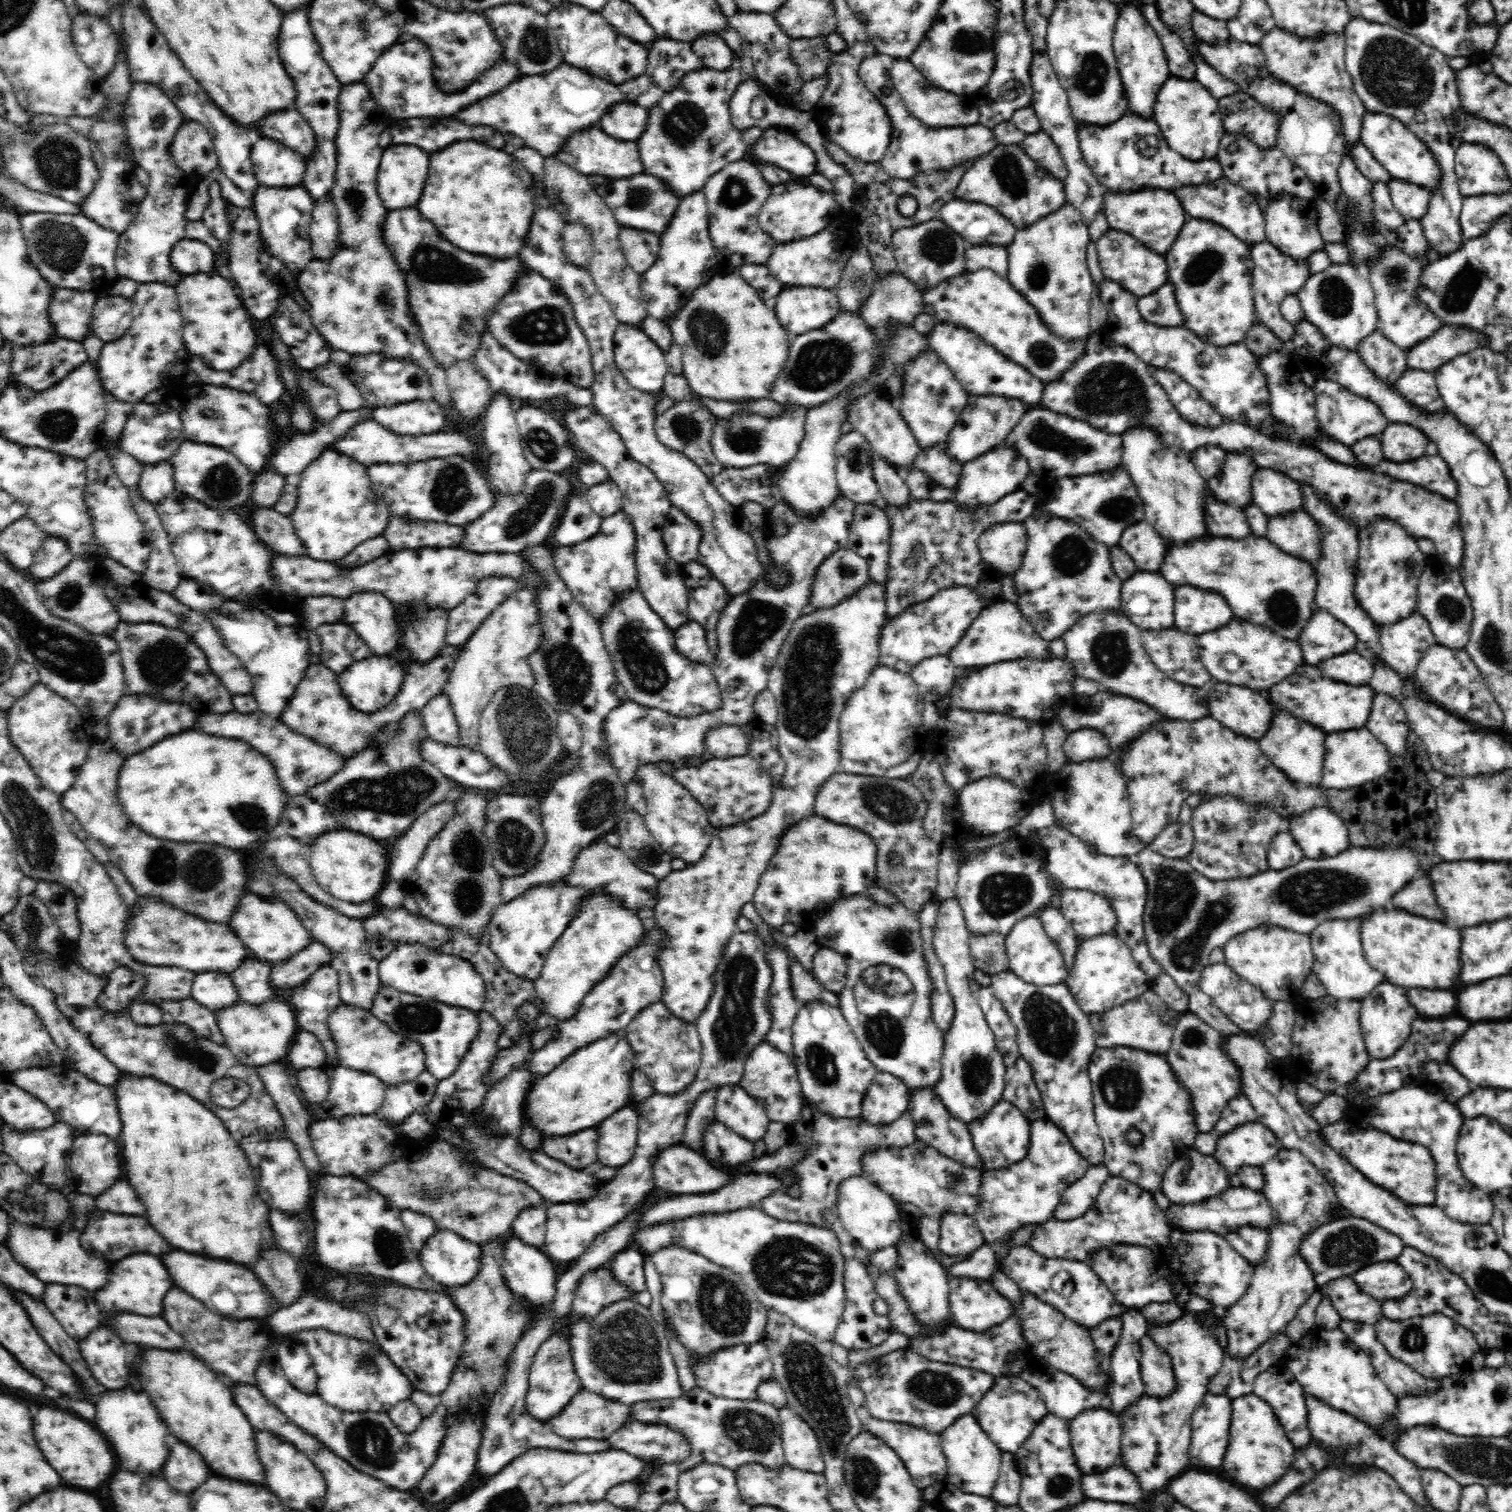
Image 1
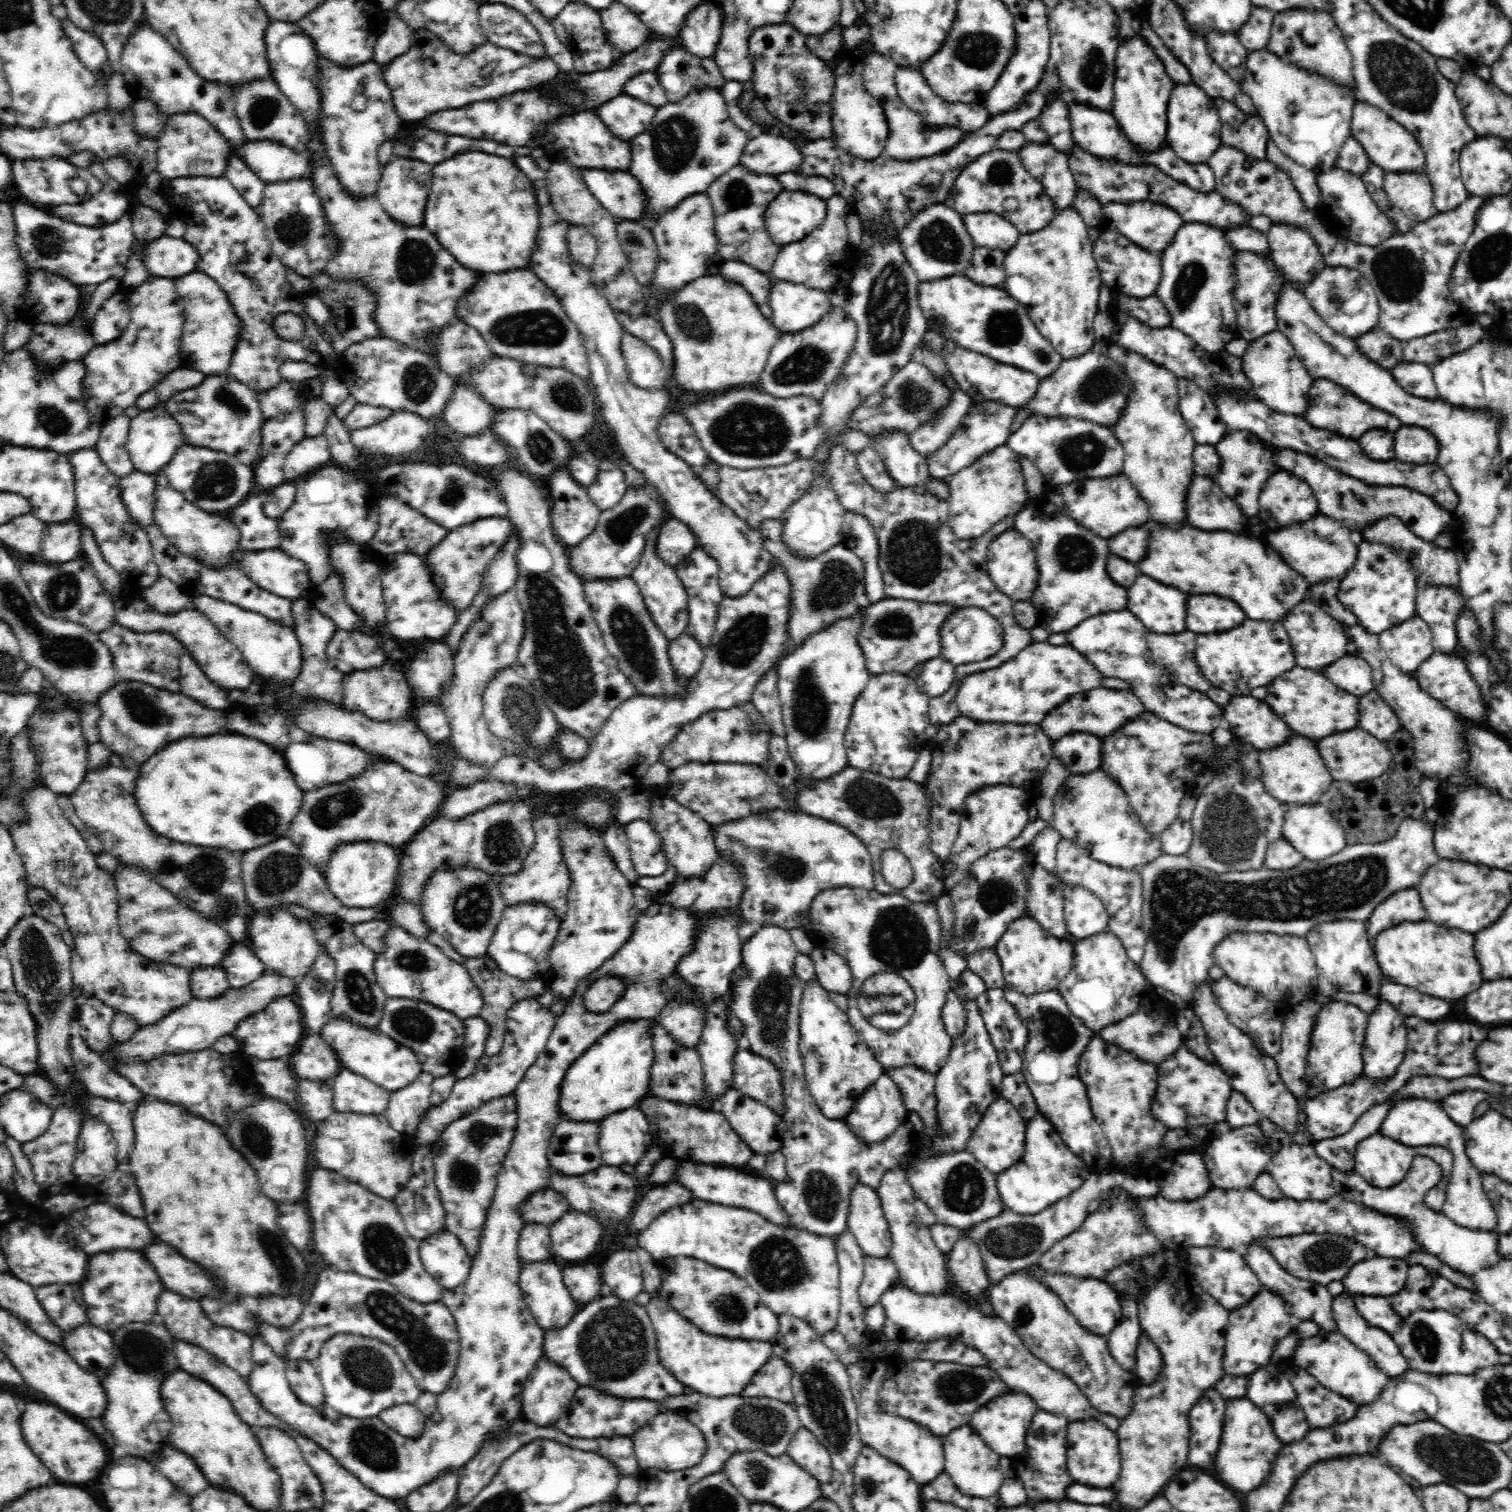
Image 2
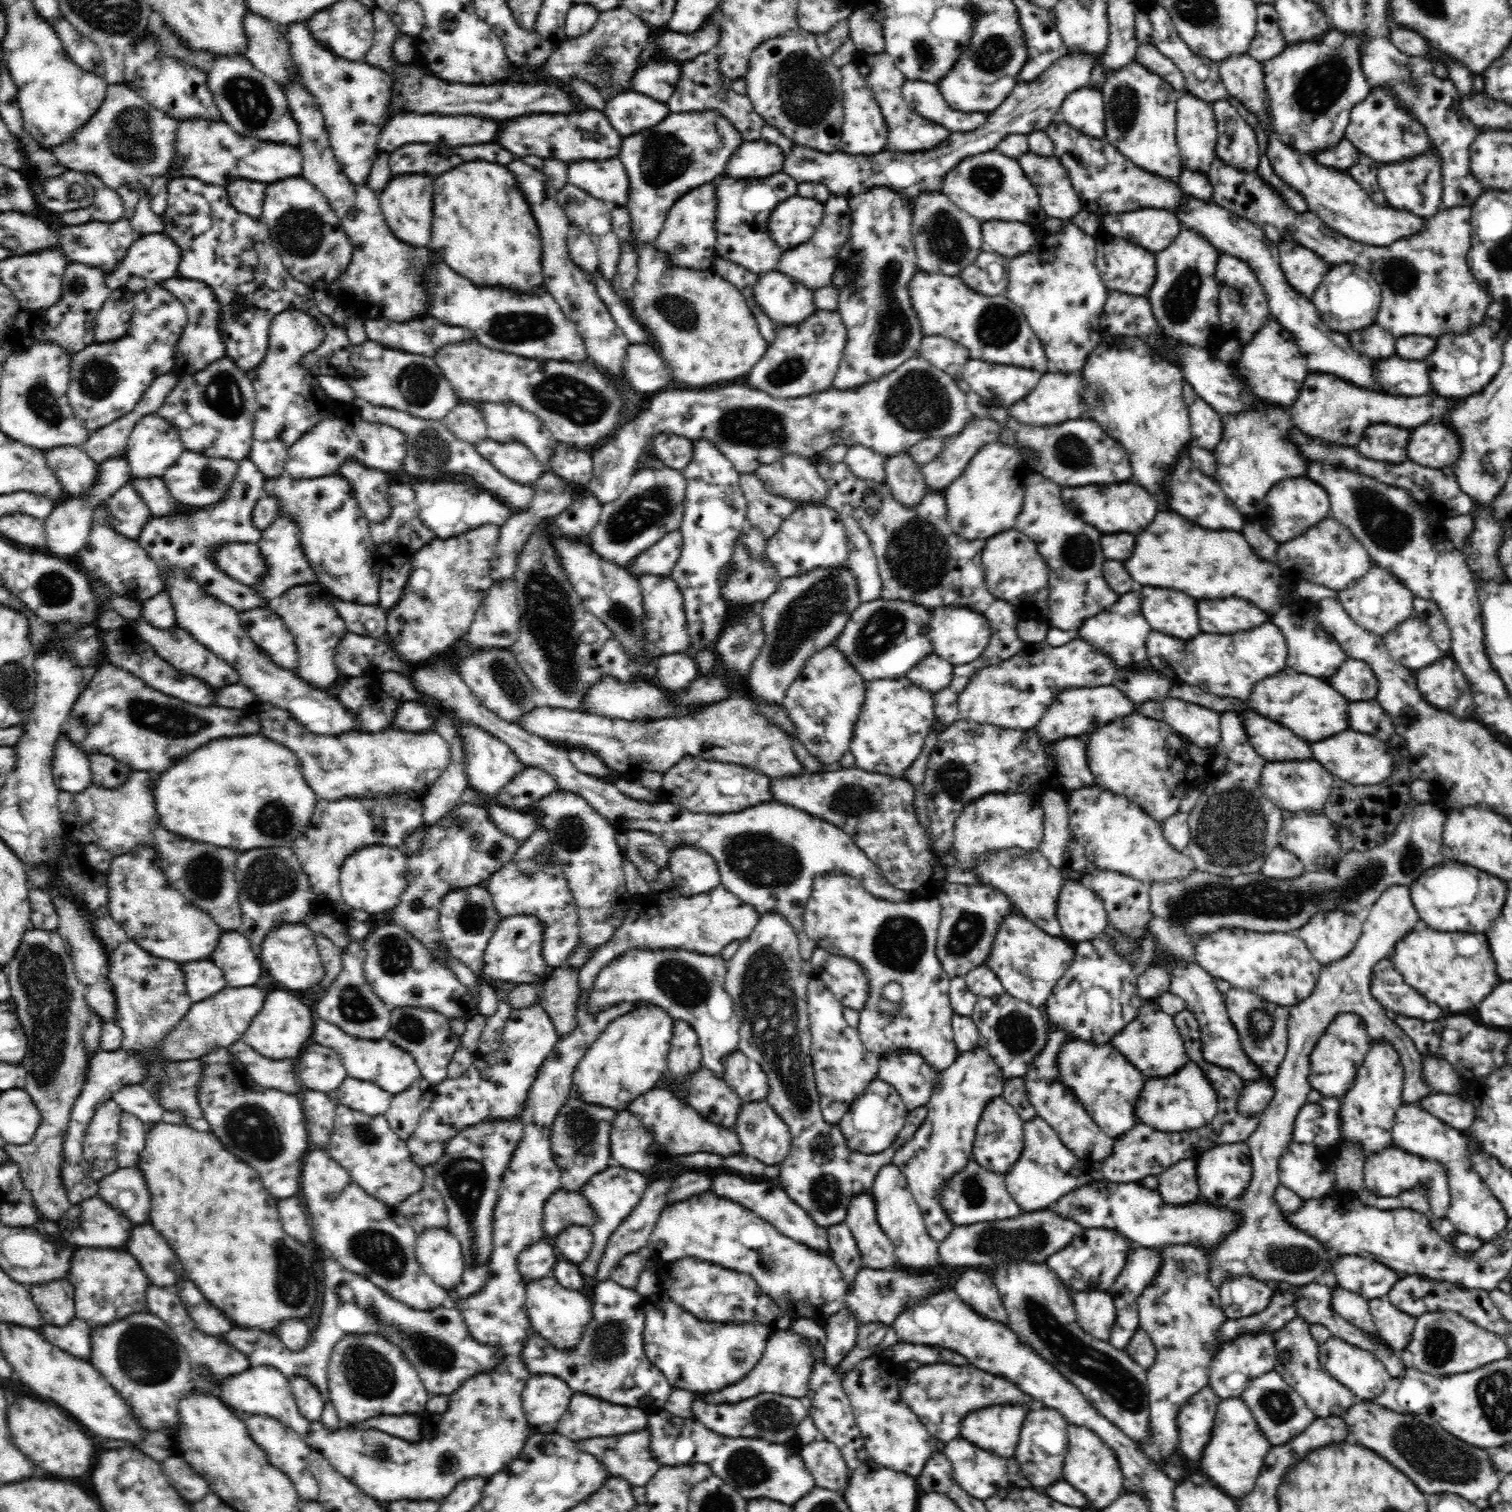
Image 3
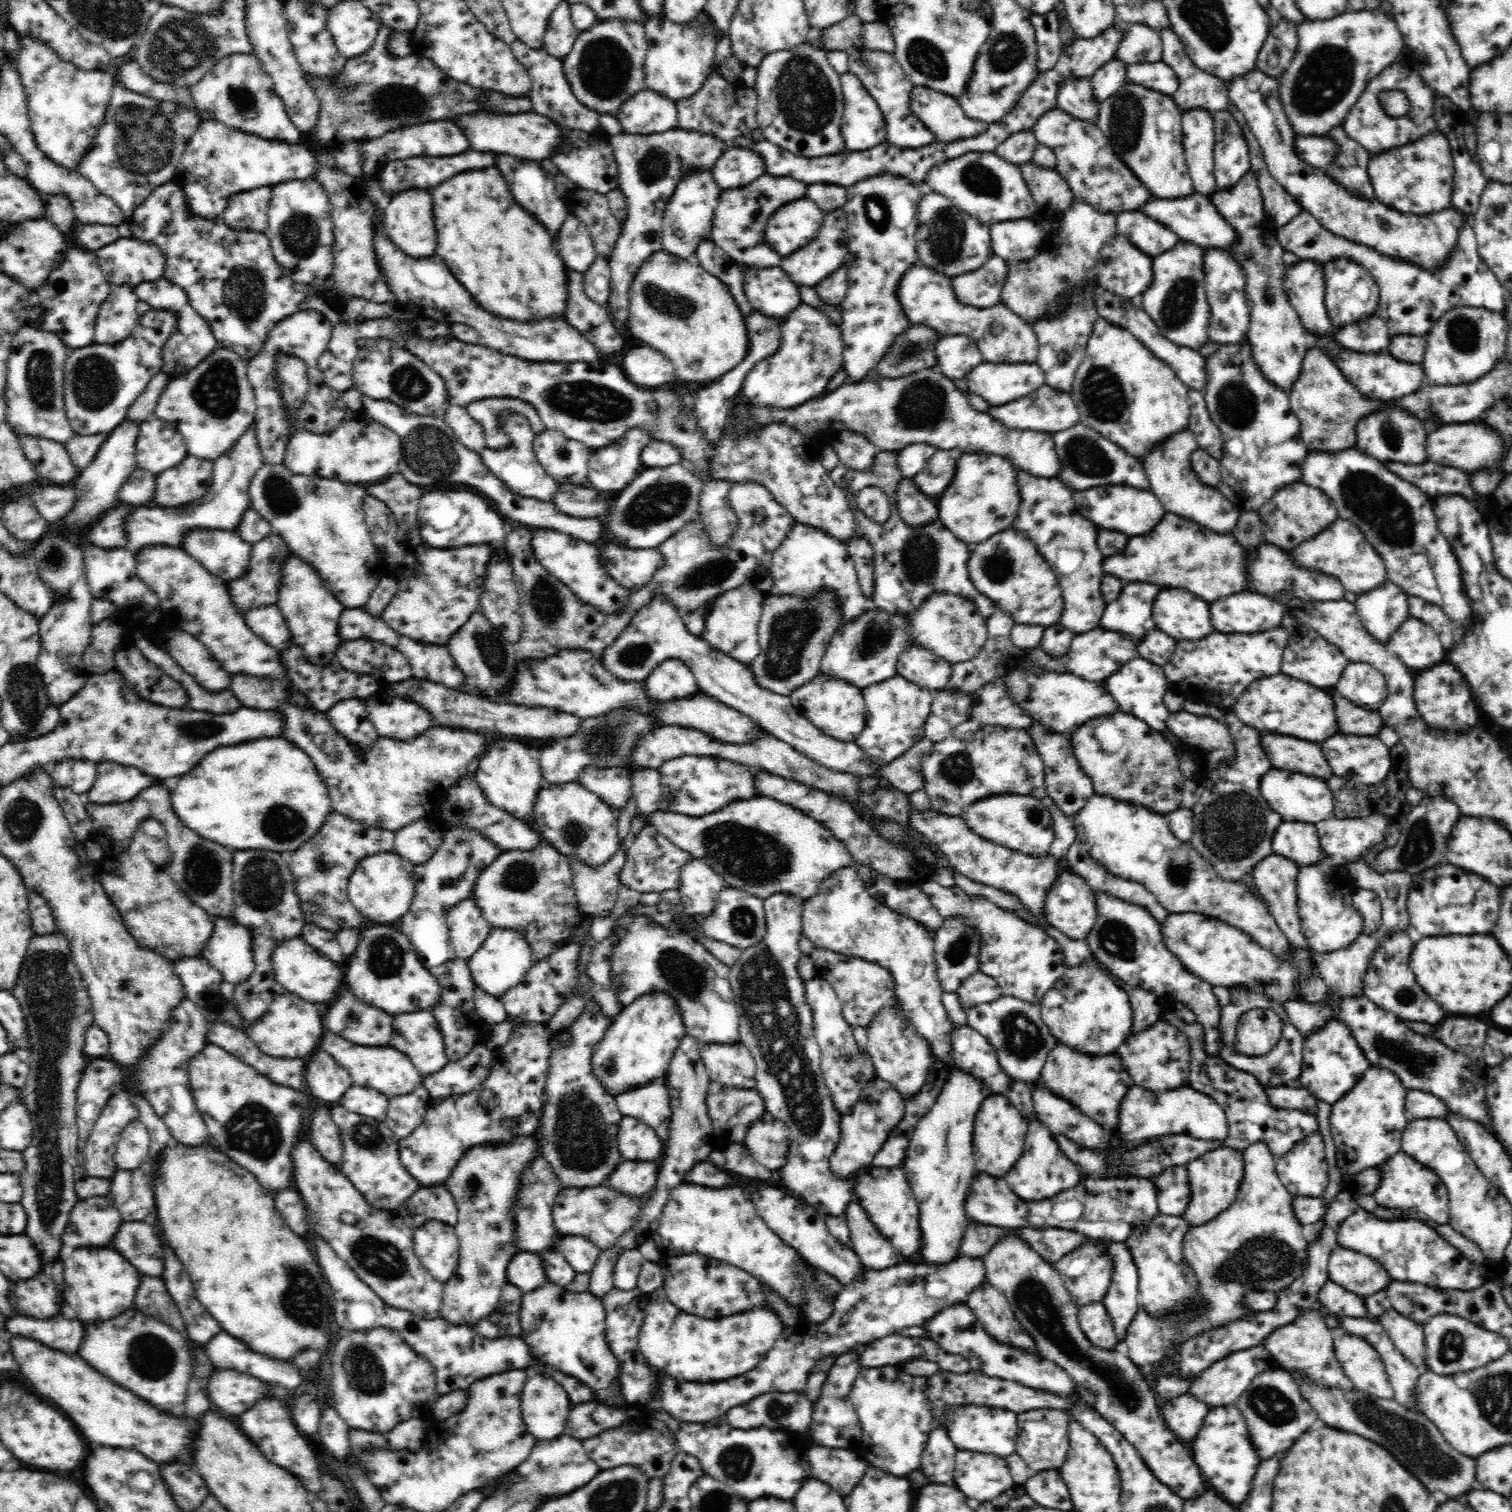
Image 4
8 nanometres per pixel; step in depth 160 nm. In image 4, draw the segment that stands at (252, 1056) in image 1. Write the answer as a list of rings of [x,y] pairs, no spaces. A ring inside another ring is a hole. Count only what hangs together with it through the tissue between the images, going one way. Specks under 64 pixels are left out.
[[[296,994],[281,995],[274,998],[266,1014],[254,1021],[245,1031],[265,1054],[279,1058],[302,1059],[310,1052],[314,1052],[314,1048],[318,1046],[318,1042],[324,1034],[322,1016],[320,1016],[318,1008],[322,1007],[310,1004],[302,998],[298,998]]]

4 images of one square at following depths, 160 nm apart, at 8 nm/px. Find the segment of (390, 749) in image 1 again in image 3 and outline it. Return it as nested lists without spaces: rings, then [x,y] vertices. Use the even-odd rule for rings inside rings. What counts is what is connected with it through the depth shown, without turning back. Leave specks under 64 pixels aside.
[[[406,793],[395,799],[340,799],[328,801],[318,799],[308,830],[290,845],[298,857],[304,873],[308,875],[310,891],[314,893],[313,904],[317,907],[326,905],[329,915],[346,922],[354,916],[353,909],[344,904],[341,898],[340,869],[344,860],[357,850],[372,845],[401,847],[404,836],[414,828],[423,827],[422,795]]]

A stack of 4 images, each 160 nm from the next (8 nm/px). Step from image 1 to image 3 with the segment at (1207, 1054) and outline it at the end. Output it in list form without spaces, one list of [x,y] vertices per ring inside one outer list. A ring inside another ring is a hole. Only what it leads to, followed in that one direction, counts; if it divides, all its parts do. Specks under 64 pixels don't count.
[[[1190,1061],[1174,1075],[1146,1080],[1134,1104],[1134,1115],[1136,1124],[1142,1123],[1162,1132],[1206,1130],[1218,1112],[1217,1102],[1214,1087],[1203,1071]]]

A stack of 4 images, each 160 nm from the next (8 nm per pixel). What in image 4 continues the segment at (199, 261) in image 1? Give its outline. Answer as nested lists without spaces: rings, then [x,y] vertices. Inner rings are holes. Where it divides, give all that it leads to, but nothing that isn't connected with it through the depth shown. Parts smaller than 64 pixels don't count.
[[[120,238],[94,253],[112,286],[134,286],[142,281],[158,280],[166,266],[159,248],[131,238]]]

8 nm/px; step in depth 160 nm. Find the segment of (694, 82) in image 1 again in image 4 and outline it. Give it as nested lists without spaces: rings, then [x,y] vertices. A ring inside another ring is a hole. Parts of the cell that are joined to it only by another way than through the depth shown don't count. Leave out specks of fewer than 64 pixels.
[[[674,127],[673,129],[664,131],[658,134],[617,134],[608,137],[608,143],[613,148],[613,153],[618,165],[618,180],[621,192],[625,194],[627,202],[627,217],[623,222],[623,229],[620,236],[610,254],[609,267],[611,268],[611,286],[608,300],[604,306],[608,309],[610,316],[622,326],[627,327],[627,318],[629,315],[628,292],[634,280],[634,276],[640,264],[646,260],[653,252],[658,252],[662,249],[663,244],[663,218],[664,211],[676,182],[684,176],[684,172],[688,168],[707,168],[711,170],[712,164],[716,162],[716,158],[724,152],[728,146],[726,143],[716,139],[716,137],[708,134],[702,134],[700,131],[688,131]]]

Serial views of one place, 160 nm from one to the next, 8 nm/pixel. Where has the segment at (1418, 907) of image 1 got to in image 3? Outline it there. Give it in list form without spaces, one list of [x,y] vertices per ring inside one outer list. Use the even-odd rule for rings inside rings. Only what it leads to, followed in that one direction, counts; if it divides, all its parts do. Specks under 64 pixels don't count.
[[[1390,884],[1384,892],[1378,897],[1378,900],[1370,907],[1370,912],[1363,923],[1363,932],[1351,954],[1340,961],[1332,962],[1330,965],[1322,965],[1318,985],[1314,988],[1312,995],[1295,1006],[1290,1007],[1288,1023],[1288,1046],[1286,1058],[1278,1068],[1278,1074],[1272,1078],[1273,1087],[1275,1088],[1274,1098],[1262,1113],[1260,1124],[1247,1140],[1250,1149],[1250,1158],[1252,1165],[1252,1178],[1242,1192],[1236,1203],[1232,1205],[1232,1211],[1240,1215],[1240,1222],[1236,1228],[1232,1228],[1224,1240],[1220,1240],[1216,1246],[1203,1246],[1203,1244],[1194,1244],[1198,1249],[1202,1249],[1206,1264],[1208,1266],[1208,1277],[1212,1285],[1219,1290],[1228,1279],[1243,1277],[1248,1275],[1254,1279],[1260,1279],[1269,1285],[1271,1283],[1288,1283],[1289,1285],[1307,1285],[1315,1282],[1316,1276],[1320,1276],[1328,1264],[1328,1254],[1324,1251],[1320,1241],[1302,1230],[1298,1230],[1293,1224],[1288,1222],[1286,1213],[1284,1213],[1278,1203],[1276,1203],[1275,1192],[1280,1186],[1279,1181],[1279,1162],[1284,1150],[1292,1142],[1292,1130],[1294,1130],[1294,1120],[1298,1110],[1308,1103],[1306,1096],[1310,1094],[1313,1088],[1310,1086],[1310,1058],[1314,1045],[1320,1040],[1321,1034],[1328,1028],[1328,1025],[1342,1013],[1359,1014],[1367,1024],[1367,1035],[1372,1038],[1384,1038],[1389,1040],[1391,1045],[1398,1051],[1401,1064],[1404,1068],[1404,1086],[1402,1089],[1402,1100],[1404,1104],[1416,1103],[1420,1098],[1430,1094],[1430,1087],[1422,1081],[1422,1055],[1417,1051],[1414,1041],[1408,1036],[1394,1020],[1386,1015],[1386,1009],[1382,1007],[1371,996],[1371,976],[1374,966],[1392,954],[1396,944],[1414,929],[1418,928],[1420,921],[1418,913],[1412,904],[1410,889],[1403,884]]]

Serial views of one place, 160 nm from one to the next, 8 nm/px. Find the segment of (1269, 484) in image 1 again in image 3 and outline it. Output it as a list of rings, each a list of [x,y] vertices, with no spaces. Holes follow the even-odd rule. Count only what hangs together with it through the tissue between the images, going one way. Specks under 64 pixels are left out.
[[[1304,476],[1278,482],[1268,491],[1263,504],[1250,519],[1254,524],[1262,526],[1278,544],[1282,544],[1304,534],[1310,527],[1320,524],[1330,516],[1331,505],[1328,493]]]

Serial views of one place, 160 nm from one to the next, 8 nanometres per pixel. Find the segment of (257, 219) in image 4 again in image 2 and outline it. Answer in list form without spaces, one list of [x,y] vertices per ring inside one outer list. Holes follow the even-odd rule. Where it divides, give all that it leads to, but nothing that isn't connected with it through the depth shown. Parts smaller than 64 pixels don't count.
[[[232,157],[227,162],[225,177],[230,180],[232,186],[240,191],[244,201],[253,209],[260,206],[264,196],[266,183],[248,168],[242,159]]]

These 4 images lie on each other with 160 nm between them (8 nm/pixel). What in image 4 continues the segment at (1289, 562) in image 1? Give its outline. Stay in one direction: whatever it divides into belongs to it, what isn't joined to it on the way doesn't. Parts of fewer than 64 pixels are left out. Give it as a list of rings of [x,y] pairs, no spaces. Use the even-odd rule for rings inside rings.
[[[1166,514],[1156,530],[1132,536],[1128,546],[1104,560],[1104,572],[1128,582],[1154,582],[1186,588],[1196,596],[1212,602],[1246,590],[1246,549],[1231,533],[1216,534],[1204,525],[1176,514]]]

